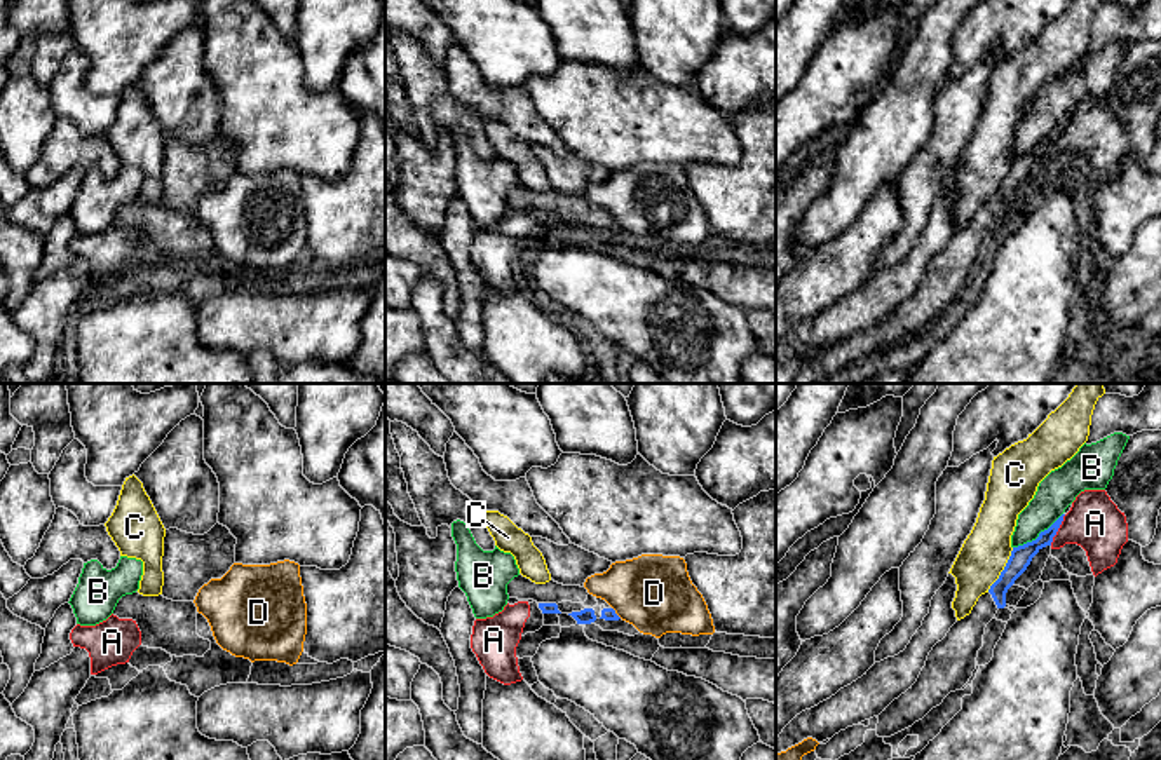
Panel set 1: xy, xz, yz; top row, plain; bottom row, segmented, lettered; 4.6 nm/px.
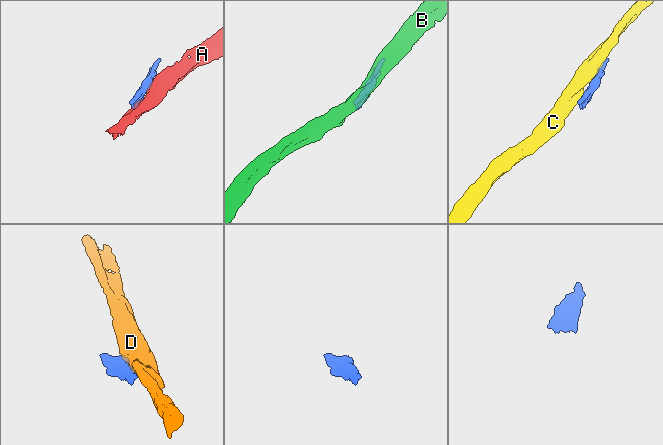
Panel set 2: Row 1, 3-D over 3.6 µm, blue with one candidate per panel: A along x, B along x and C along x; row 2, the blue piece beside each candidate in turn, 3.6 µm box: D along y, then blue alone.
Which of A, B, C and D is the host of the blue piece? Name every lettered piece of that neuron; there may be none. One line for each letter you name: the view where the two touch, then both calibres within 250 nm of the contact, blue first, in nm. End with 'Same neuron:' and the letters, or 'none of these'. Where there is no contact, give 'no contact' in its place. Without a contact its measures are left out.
Same neuron: none of these

